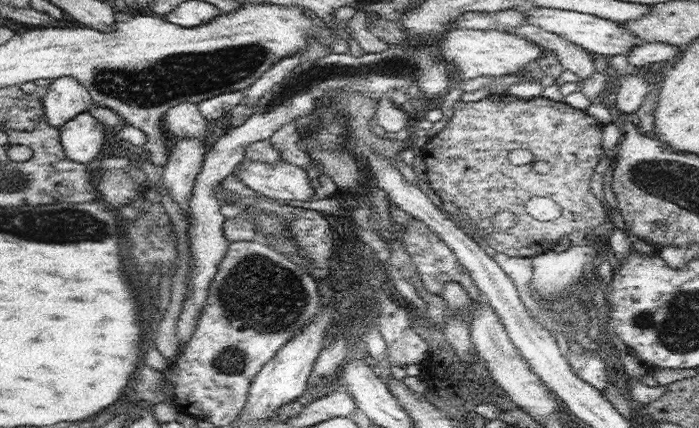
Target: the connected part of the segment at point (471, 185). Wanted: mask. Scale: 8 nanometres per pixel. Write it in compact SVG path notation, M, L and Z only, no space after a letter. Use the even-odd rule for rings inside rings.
M490 94L476 102L458 101L452 109L452 117L446 127L430 138L421 148L421 156L426 164L426 174L431 187L441 200L452 202L461 214L468 216L480 231L486 231L485 246L491 252L500 252L506 256L533 258L552 251L560 238L576 231L593 236L594 228L607 220L604 204L592 193L590 180L594 174L597 161L603 151L603 124L586 110L572 108L561 101L549 100L545 97L521 99L510 94ZM524 148L533 156L533 160L523 166L510 163L510 152ZM536 162L546 162L550 170L539 175L534 170ZM532 196L548 196L562 207L558 219L540 221L531 217L524 209L524 204ZM510 211L517 216L517 225L508 231L494 231L493 218L499 212Z

